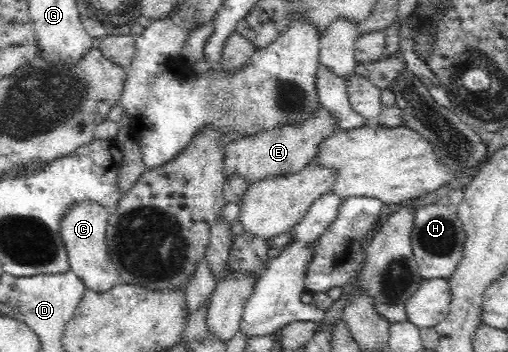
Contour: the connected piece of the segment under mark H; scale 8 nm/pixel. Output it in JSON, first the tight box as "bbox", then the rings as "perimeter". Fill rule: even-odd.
{"bbox":[411,202,467,279],"perimeter":[[[437,202],[415,210],[412,222],[411,248],[423,279],[452,276],[463,256],[467,233],[457,213],[457,207]]]}

